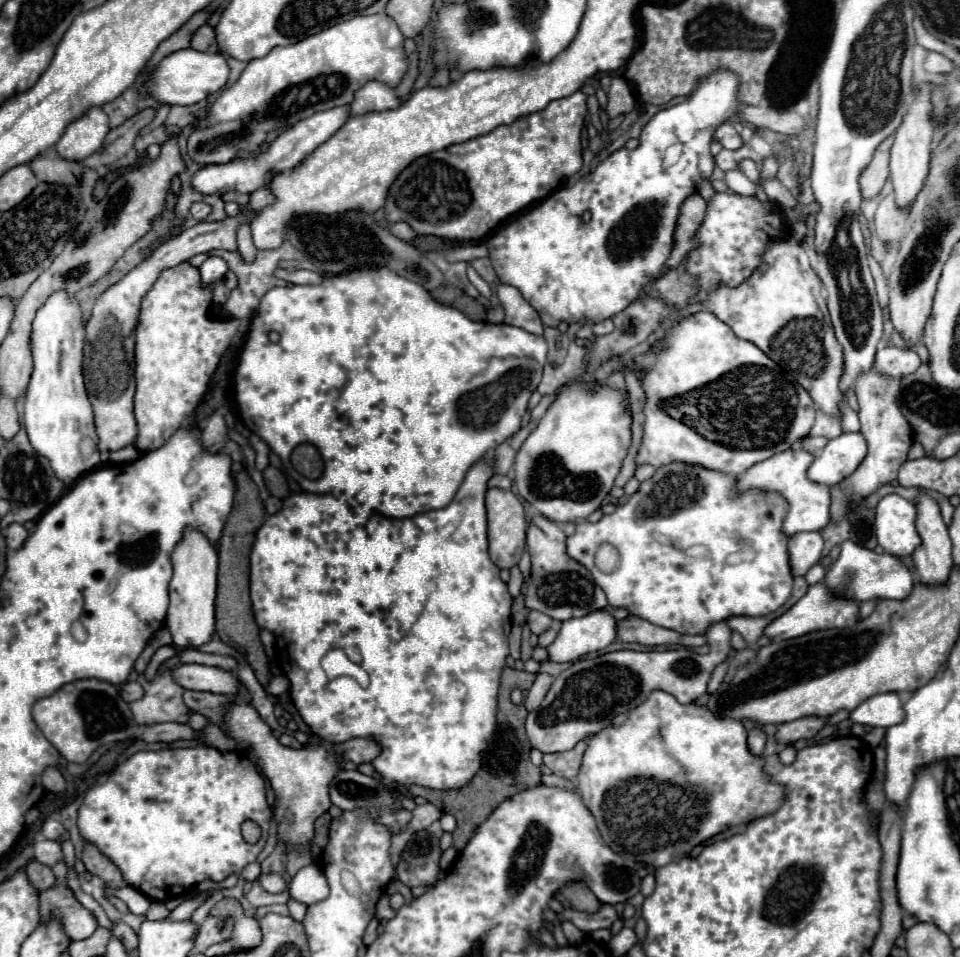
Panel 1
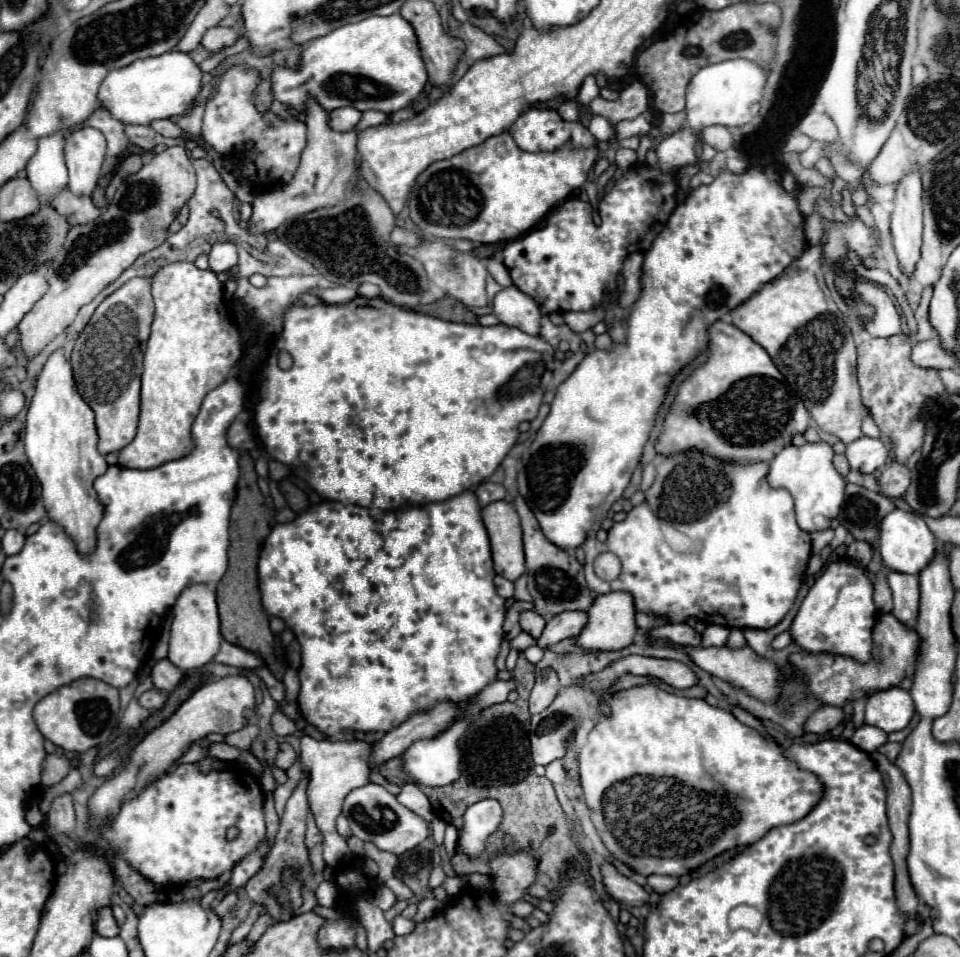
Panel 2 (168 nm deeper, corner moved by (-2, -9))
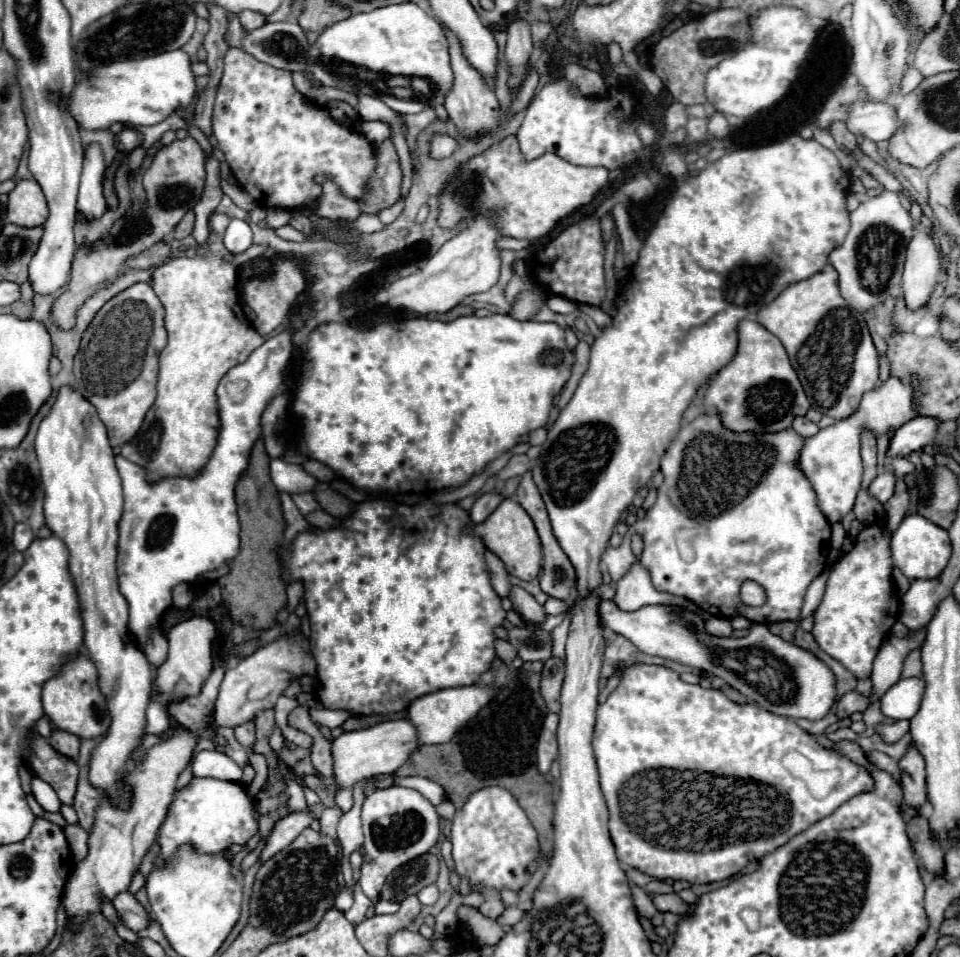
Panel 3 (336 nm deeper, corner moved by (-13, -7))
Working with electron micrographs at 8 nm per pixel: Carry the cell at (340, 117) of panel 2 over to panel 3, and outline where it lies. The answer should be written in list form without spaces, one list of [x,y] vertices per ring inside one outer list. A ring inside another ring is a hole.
[[[359,96],[357,112],[361,120],[381,120],[391,126],[391,138],[395,144],[395,150],[399,154],[401,170],[403,170],[403,186],[401,186],[401,196],[405,198],[409,188],[411,188],[411,176],[413,176],[413,164],[411,164],[411,152],[407,146],[407,140],[403,136],[403,116],[393,112],[389,106],[385,106],[381,100],[373,96]]]

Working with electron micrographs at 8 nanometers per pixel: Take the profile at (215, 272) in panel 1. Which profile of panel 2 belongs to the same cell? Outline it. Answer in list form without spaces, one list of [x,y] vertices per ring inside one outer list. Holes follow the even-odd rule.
[[[216,242],[208,254],[210,258],[210,270],[212,272],[226,272],[234,268],[238,262],[238,252],[234,242]]]

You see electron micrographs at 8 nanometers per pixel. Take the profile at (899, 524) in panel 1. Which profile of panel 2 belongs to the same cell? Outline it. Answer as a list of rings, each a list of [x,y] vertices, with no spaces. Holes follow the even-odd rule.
[[[894,510],[884,516],[882,520],[882,534],[880,534],[880,554],[884,564],[890,570],[906,572],[906,574],[920,574],[936,556],[938,540],[926,526],[924,518],[920,514],[908,512],[908,510]]]

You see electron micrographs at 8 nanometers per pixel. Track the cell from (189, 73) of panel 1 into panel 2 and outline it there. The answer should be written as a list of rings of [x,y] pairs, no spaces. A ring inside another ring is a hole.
[[[174,48],[162,56],[136,60],[124,68],[112,70],[100,84],[98,102],[104,110],[112,114],[112,118],[124,124],[148,126],[152,120],[158,118],[186,114],[200,92],[200,80],[202,70],[192,62],[186,52]]]

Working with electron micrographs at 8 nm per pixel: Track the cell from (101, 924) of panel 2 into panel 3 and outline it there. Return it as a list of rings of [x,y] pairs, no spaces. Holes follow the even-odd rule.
[[[121,892],[121,894],[115,896],[115,910],[117,910],[119,920],[133,932],[143,930],[149,922],[149,916],[147,916],[145,908],[129,892]]]

